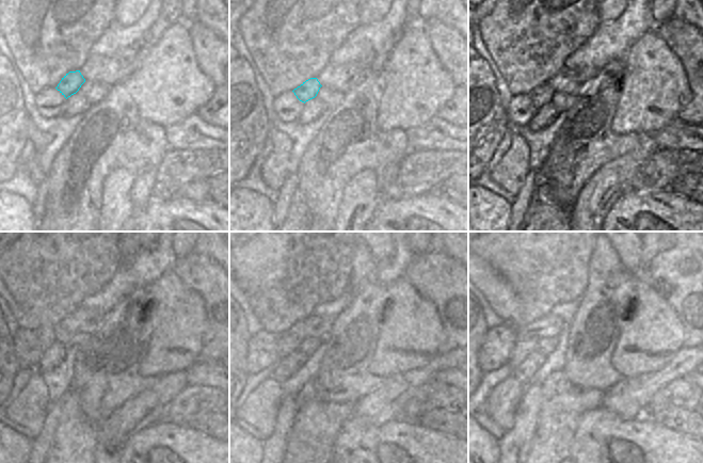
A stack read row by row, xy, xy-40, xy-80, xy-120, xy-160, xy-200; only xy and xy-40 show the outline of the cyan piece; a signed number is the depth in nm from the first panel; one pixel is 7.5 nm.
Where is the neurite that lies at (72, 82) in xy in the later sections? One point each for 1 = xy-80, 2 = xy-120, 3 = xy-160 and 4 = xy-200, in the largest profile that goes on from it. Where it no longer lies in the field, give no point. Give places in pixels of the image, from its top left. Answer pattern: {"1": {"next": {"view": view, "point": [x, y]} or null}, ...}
{"1": {"next": {"view": "xy-80", "point": [542, 94]}}, "2": {"next": {"view": "xy-120", "point": [47, 336]}}, "3": {"next": {"view": "xy-160", "point": [287, 344]}}, "4": {"next": {"view": "xy-200", "point": [522, 348]}}}

